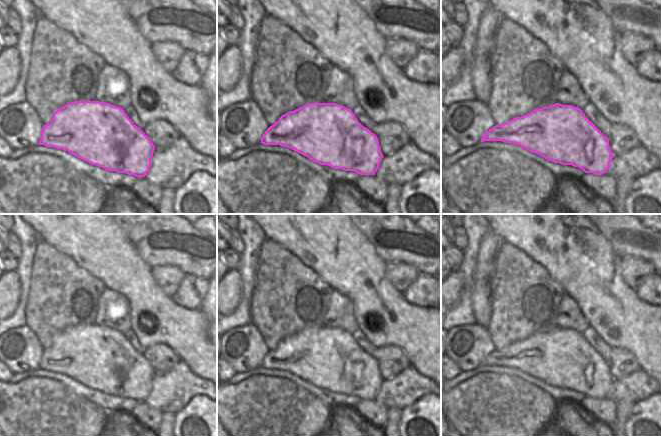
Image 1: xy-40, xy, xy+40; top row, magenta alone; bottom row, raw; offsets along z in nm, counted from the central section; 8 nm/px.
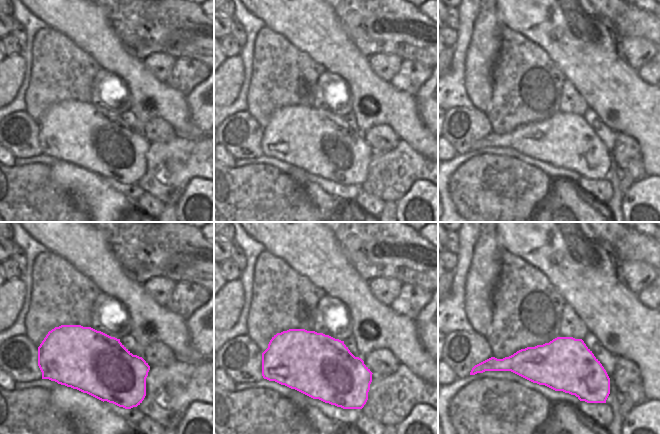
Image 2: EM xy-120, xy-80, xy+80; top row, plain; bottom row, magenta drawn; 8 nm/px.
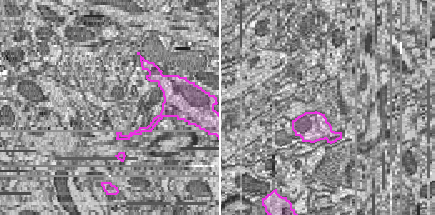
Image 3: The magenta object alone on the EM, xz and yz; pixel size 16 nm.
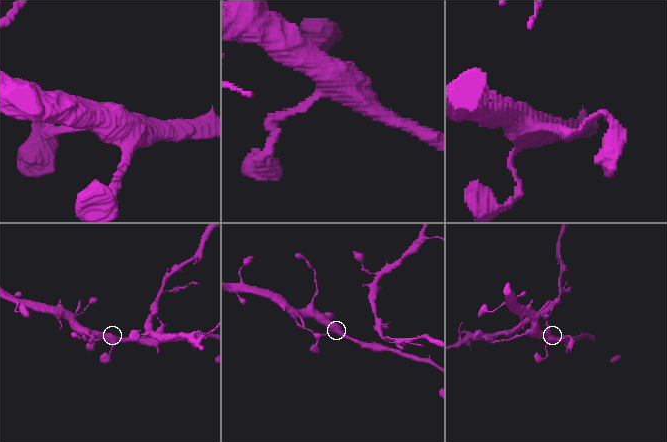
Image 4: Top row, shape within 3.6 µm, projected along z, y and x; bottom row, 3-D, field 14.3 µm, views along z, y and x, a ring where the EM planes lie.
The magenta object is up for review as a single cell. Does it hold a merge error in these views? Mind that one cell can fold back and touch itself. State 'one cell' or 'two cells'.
one cell

